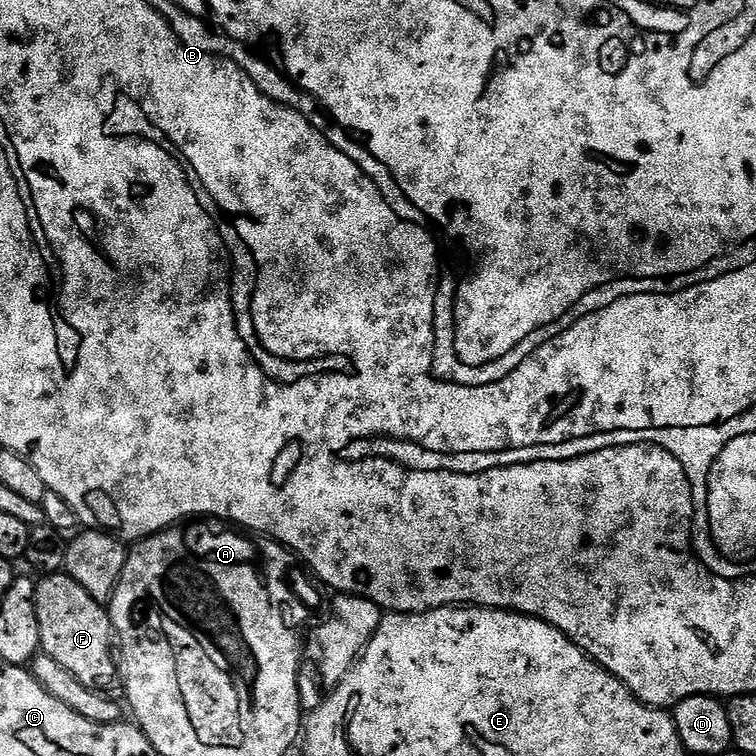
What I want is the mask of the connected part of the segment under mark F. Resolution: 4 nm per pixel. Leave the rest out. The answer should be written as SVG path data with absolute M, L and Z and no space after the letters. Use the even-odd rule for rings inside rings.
M48 574L37 583L36 586L36 605L38 606L38 630L40 631L40 647L43 655L54 658L82 686L95 688L97 690L108 690L112 683L118 680L118 660L112 657L112 640L114 644L114 629L112 617L109 609L105 605L99 604L90 594L86 594L84 585L79 580L70 578L67 574Z

